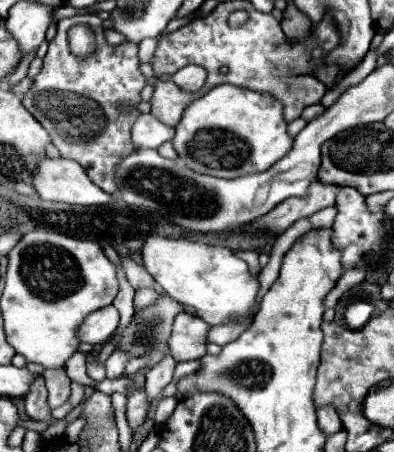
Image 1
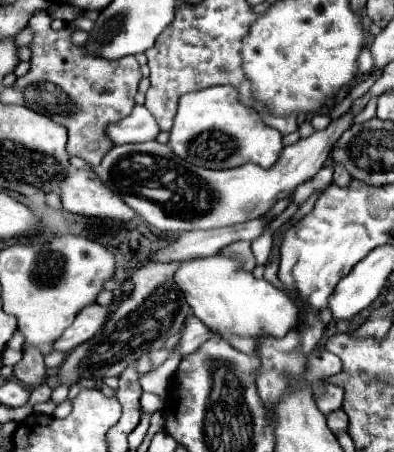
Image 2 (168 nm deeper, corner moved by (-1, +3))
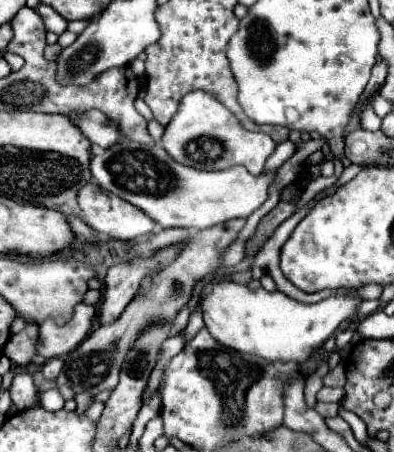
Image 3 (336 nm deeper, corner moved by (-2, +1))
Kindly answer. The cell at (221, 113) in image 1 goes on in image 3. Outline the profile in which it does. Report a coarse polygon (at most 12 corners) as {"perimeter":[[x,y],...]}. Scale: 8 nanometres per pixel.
{"perimeter":[[204,90],[160,144],[190,168],[262,174],[276,148]]}

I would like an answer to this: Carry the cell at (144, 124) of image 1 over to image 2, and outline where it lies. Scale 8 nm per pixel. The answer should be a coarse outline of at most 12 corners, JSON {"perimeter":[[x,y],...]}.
{"perimeter":[[145,106],[107,128],[113,144],[155,140],[159,126]]}

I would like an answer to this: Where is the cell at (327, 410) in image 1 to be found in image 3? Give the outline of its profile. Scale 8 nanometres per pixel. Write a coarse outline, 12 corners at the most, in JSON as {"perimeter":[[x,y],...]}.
{"perimeter":[[322,386],[318,400],[338,402],[344,388]]}

